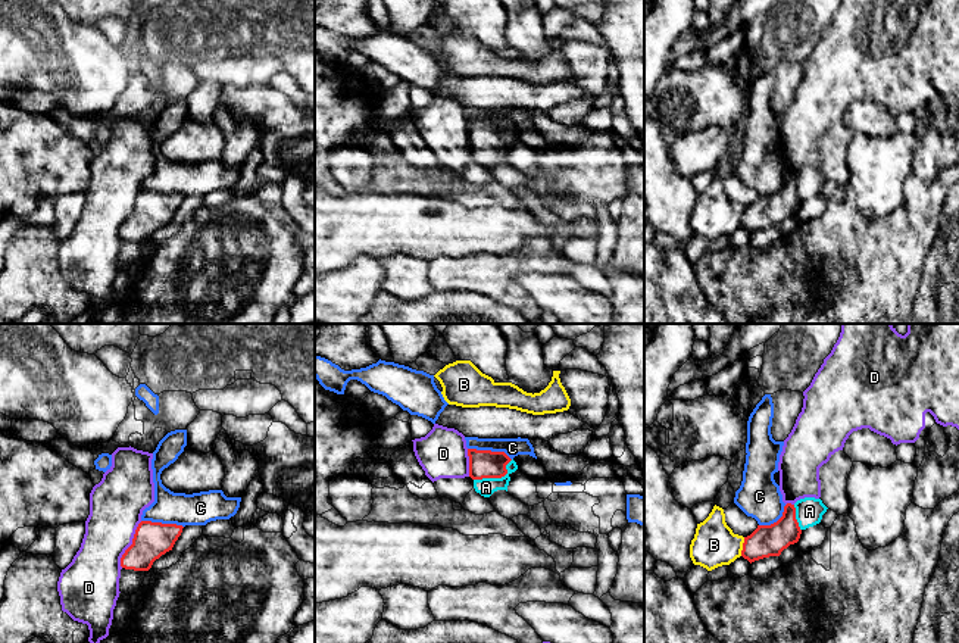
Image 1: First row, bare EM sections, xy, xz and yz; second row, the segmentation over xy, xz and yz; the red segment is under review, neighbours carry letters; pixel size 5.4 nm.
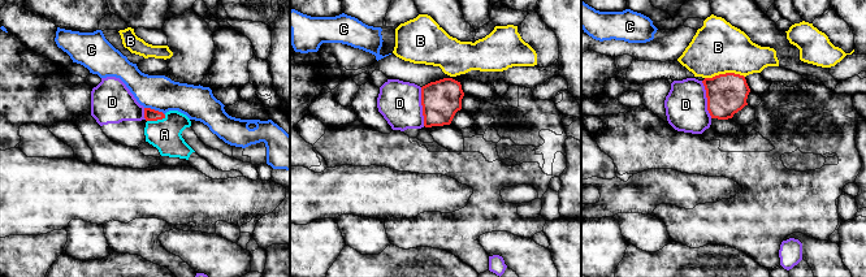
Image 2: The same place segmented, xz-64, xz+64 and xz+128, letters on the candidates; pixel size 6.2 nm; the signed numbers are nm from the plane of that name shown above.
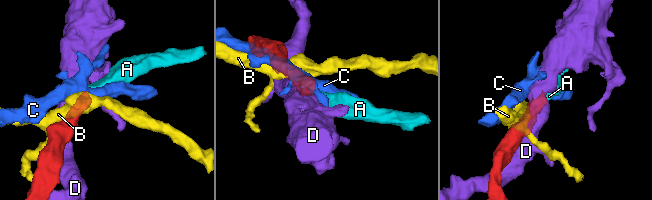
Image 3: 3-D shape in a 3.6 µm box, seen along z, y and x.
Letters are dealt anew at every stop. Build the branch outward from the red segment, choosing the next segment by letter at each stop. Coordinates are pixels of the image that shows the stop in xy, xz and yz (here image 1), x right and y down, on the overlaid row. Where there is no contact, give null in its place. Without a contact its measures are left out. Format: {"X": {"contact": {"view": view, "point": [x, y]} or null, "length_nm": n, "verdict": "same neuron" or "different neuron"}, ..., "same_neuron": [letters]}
{"A": {"contact": {"view": "xz", "point": [496, 477]}, "length_nm": 240, "verdict": "same neuron"}, "B": {"contact": {"view": "yz", "point": [743, 546]}, "length_nm": 110, "verdict": "different neuron"}, "C": {"contact": {"view": "xz", "point": [490, 450]}, "length_nm": 240, "verdict": "different neuron"}, "D": {"contact": {"view": "xy", "point": [131, 545]}, "length_nm": 280, "verdict": "different neuron"}, "same_neuron": ["A"]}

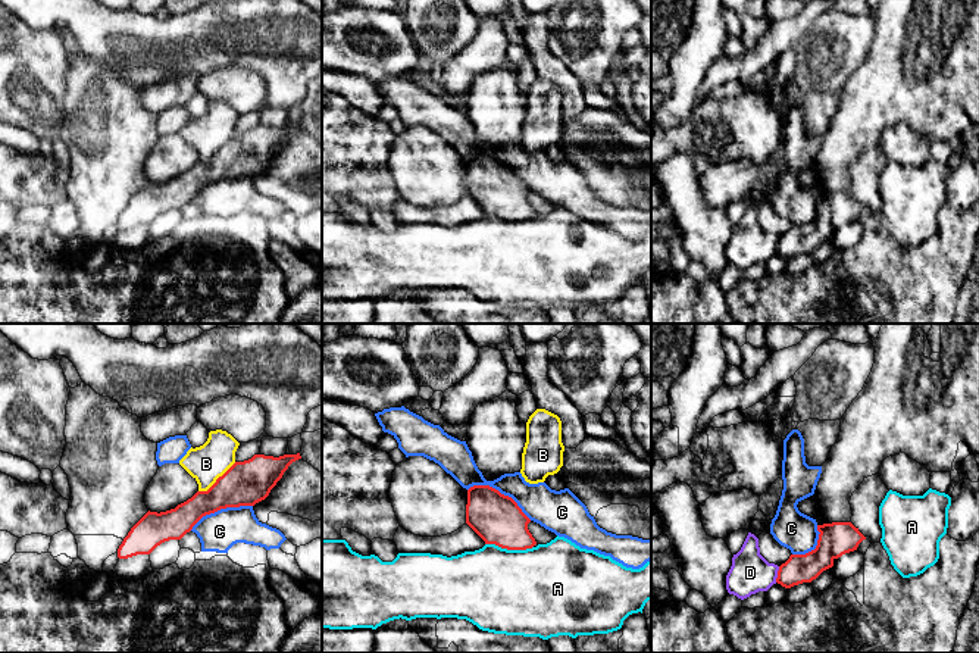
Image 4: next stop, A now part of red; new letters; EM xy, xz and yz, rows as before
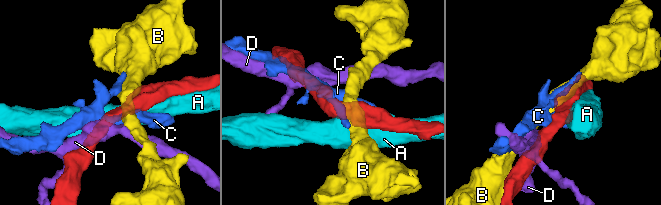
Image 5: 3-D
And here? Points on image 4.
{"A": {"contact": {"view": "xz", "point": [509, 549]}, "length_nm": 260, "verdict": "different neuron"}, "B": {"contact": {"view": "xy", "point": [216, 480]}, "length_nm": 260, "verdict": "different neuron"}, "C": {"contact": {"view": "xz", "point": [499, 491]}, "length_nm": 400, "verdict": "different neuron"}, "D": {"contact": {"view": "yz", "point": [778, 574]}, "length_nm": 90, "verdict": "different neuron"}, "same_neuron": []}

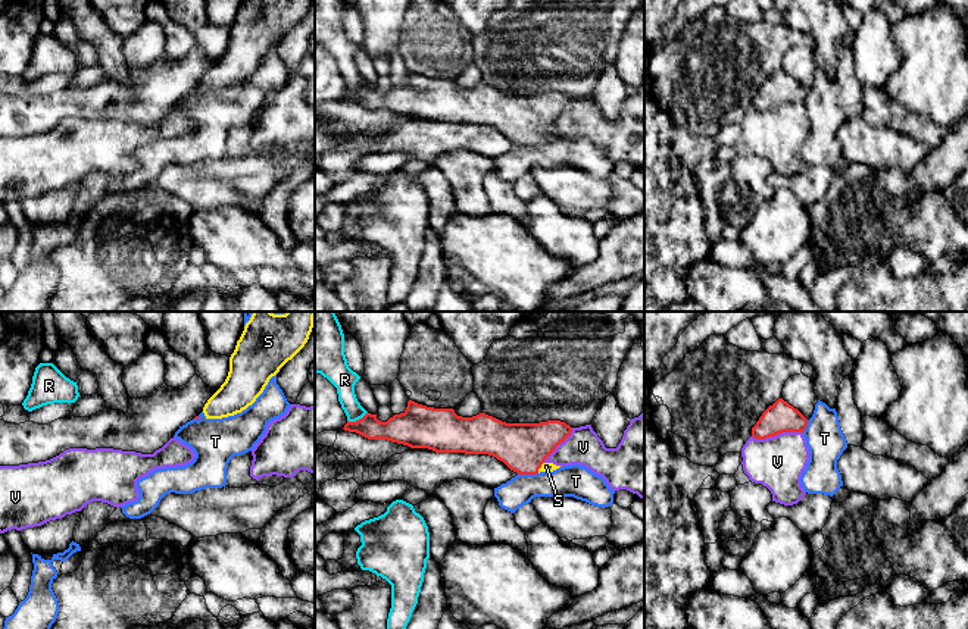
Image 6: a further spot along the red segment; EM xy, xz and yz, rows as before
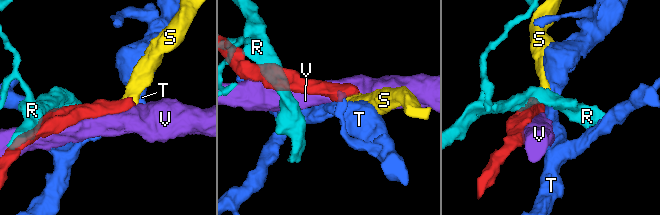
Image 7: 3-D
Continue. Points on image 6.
{"R": {"contact": {"view": "xz", "point": [356, 421]}, "length_nm": 120, "verdict": "different neuron"}, "S": {"contact": {"view": "xz", "point": [540, 466]}, "length_nm": 70, "verdict": "same neuron"}, "T": {"contact": {"view": "xz", "point": [527, 473]}, "length_nm": 110, "verdict": "different neuron"}, "V": {"contact": {"view": "yz", "point": [777, 434]}, "length_nm": 280, "verdict": "different neuron"}, "same_neuron": ["S"]}

